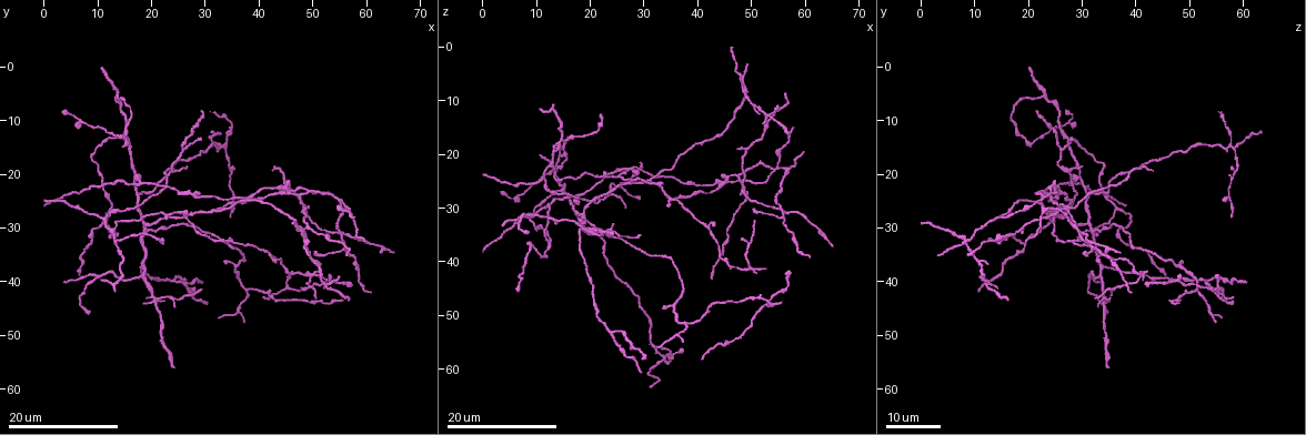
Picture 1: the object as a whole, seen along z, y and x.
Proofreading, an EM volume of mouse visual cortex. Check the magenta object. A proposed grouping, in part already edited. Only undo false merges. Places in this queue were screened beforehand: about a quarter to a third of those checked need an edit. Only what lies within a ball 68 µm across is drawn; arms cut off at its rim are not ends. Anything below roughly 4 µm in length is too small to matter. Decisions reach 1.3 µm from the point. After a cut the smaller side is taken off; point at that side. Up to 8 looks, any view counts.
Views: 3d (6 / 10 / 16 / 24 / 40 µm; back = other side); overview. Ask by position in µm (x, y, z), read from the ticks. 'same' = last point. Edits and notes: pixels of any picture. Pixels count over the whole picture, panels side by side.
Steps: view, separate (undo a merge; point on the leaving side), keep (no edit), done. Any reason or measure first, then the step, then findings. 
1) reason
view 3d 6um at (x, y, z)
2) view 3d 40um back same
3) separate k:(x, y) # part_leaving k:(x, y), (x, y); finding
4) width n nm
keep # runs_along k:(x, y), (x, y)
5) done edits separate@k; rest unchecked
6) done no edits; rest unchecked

three-way junction
view 3d 24um at (13.5, 33.5, 19.0)

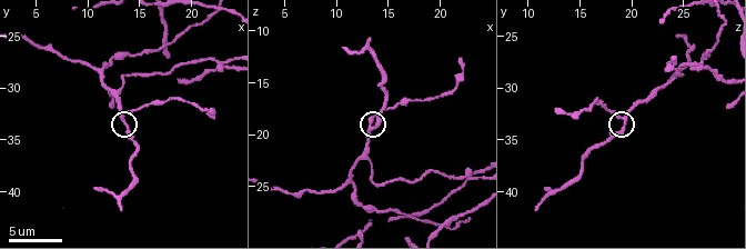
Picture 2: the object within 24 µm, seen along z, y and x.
view 3d 6um at (13.2, 32.8, 19.2)

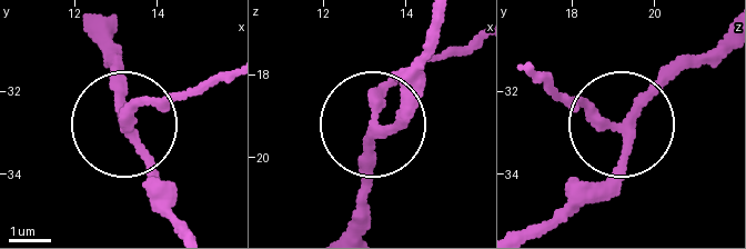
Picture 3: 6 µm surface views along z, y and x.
side_arm 14 um
keep # runs_along 3:(722, 43), (626, 125), (556, 100); all the same neuron

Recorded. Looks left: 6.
thick turns thin
view 3d 24um at (58.0, 37.5, 36.5)

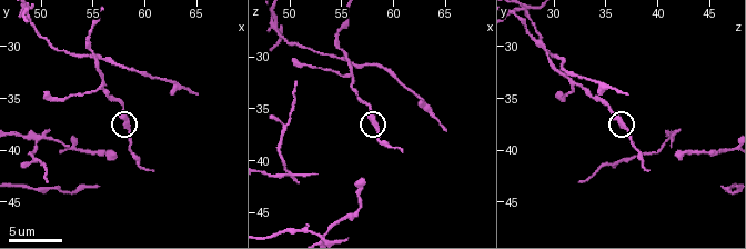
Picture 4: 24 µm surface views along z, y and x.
zoom in
view 3d 6um at (58.0, 37.6, 36.6)

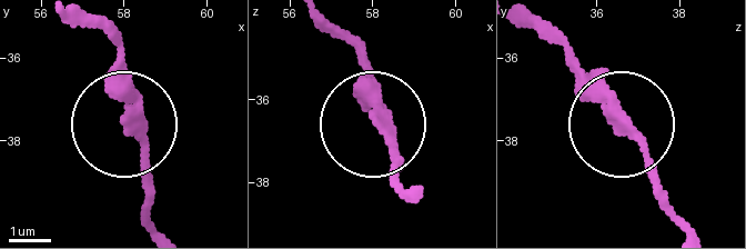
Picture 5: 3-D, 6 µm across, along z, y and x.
separate 5:(147, 149) # part_leaving 5:(133, 102), (155, 226); two neurons meet here

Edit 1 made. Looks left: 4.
a fork
view 3d 16um at (55.0, 24.5, 22.0)

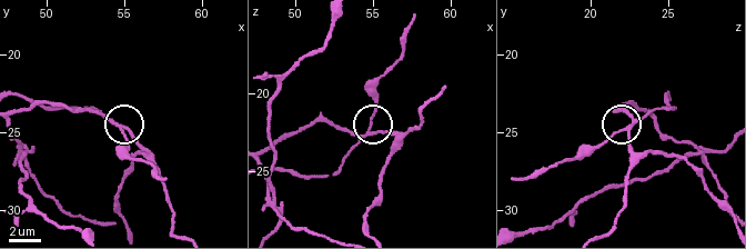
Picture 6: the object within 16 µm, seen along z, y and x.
view 3d 6um at (54.8, 24.8, 22.2)

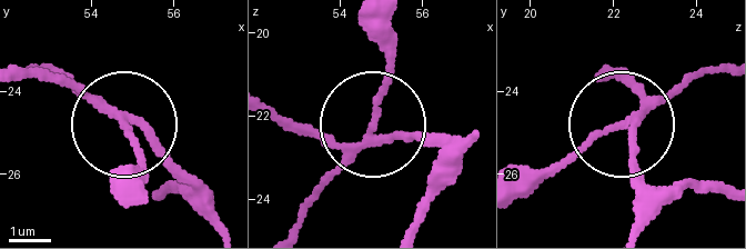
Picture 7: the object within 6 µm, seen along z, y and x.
side_arm 9 um
separate 7:(311, 203) # part_leaving 7:(345, 157), (292, 228); a second neuron is stuck on

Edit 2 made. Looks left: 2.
done edits separate@5, separate@7; rest unchecked

